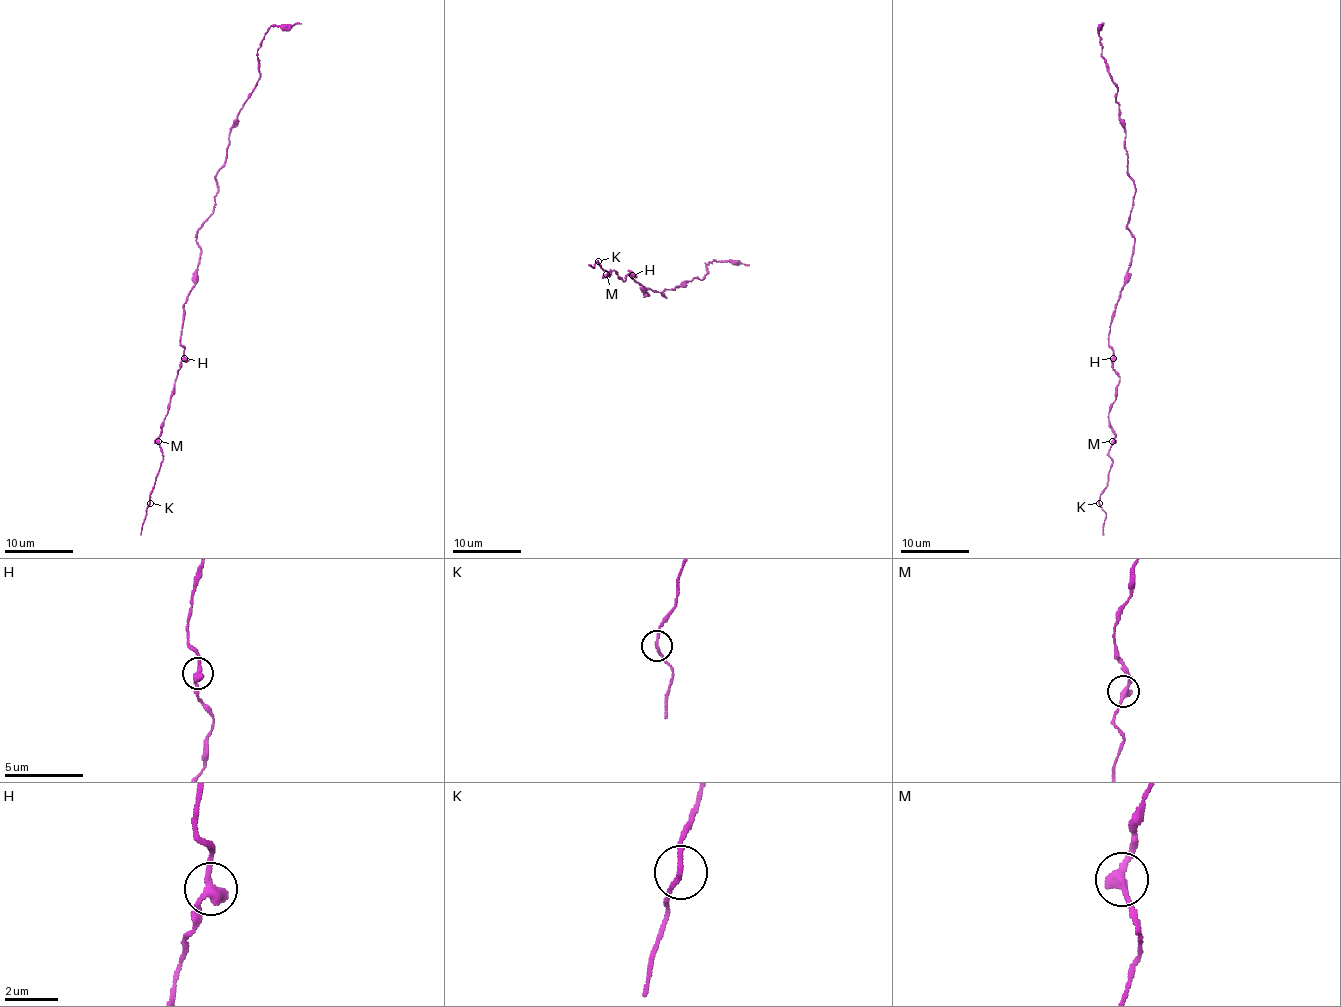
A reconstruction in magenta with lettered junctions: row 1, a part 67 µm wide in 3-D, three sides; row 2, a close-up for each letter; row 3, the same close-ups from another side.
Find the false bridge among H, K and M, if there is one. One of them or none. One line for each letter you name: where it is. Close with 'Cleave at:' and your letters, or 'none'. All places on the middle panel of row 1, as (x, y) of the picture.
Cleave at: none

